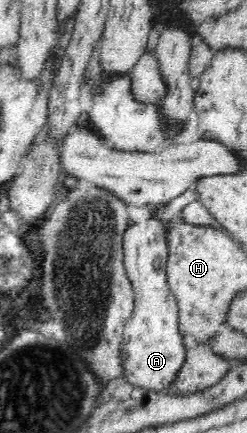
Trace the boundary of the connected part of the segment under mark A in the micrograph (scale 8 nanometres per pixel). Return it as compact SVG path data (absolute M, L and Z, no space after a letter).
M147 205L147 207L152 210L151 218L145 223L131 222L132 225L129 225L129 227L127 227L127 231L123 233L123 264L125 264L125 270L127 270L127 278L131 280L131 286L133 286L135 301L131 317L129 317L129 319L125 322L124 332L122 335L123 343L121 345L122 366L124 369L126 380L133 386L139 386L145 388L146 390L155 390L158 392L163 392L165 389L169 388L169 385L171 385L171 383L175 381L177 373L179 373L179 370L181 369L181 367L183 367L183 363L185 363L186 361L183 336L181 336L181 332L179 332L178 307L176 304L175 296L171 293L166 280L166 263L168 260L168 243L166 238L167 226L163 226L162 223L155 219L155 213L158 209L161 208L161 206L163 205Z

